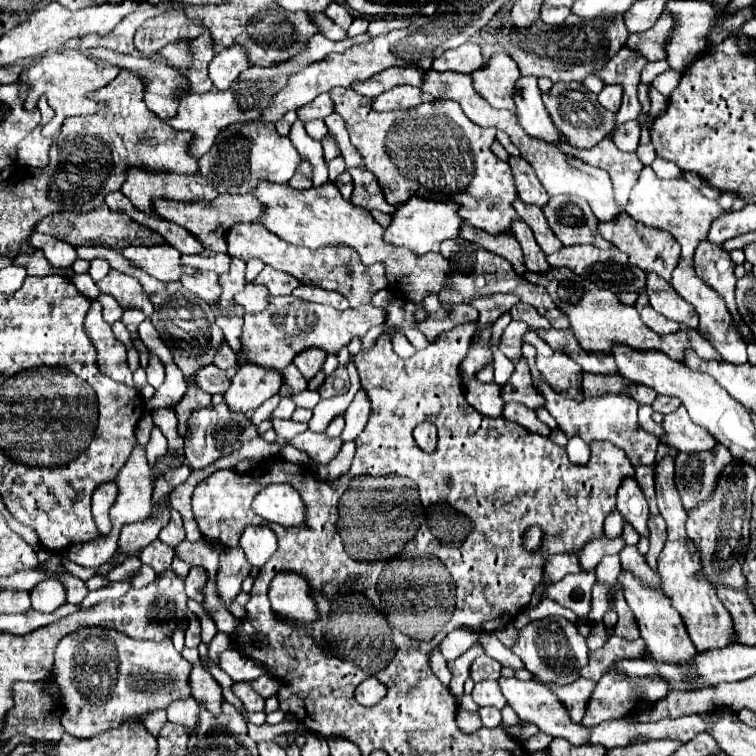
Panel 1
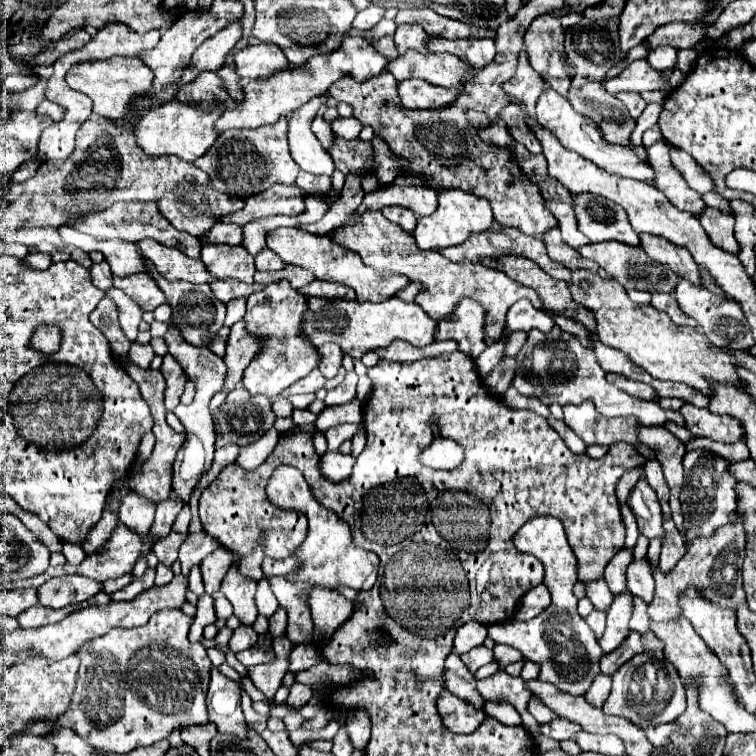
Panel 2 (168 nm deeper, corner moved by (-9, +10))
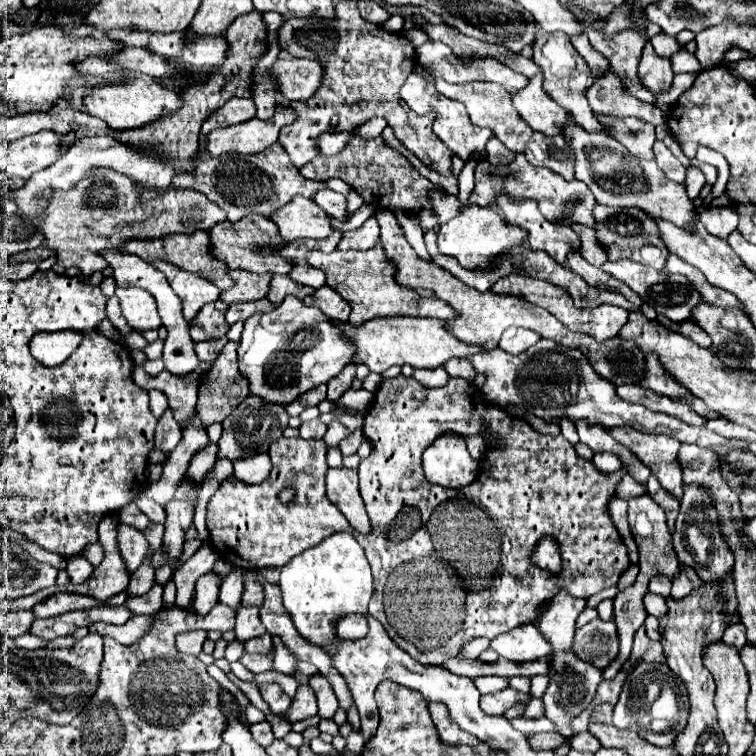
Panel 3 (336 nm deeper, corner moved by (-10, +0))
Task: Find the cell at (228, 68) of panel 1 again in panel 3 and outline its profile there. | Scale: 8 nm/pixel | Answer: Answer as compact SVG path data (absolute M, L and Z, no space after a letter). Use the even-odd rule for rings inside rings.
M284 57L274 65L272 75L276 77L280 93L286 99L306 101L322 83L324 63L320 59Z

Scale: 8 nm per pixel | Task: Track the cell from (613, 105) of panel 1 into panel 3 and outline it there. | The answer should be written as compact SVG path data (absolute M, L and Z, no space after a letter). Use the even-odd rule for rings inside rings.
M650 43L644 45L644 53L638 65L638 73L640 73L640 81L654 93L662 93L668 91L674 79L674 71L672 71L672 61L670 59L660 59L660 55L656 55L654 47Z

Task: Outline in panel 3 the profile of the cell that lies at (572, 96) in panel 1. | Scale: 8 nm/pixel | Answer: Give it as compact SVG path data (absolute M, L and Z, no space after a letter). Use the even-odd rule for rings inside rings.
M598 115L600 121L608 123L608 133L620 141L634 157L638 159L654 159L654 125L642 123L640 119L612 119Z

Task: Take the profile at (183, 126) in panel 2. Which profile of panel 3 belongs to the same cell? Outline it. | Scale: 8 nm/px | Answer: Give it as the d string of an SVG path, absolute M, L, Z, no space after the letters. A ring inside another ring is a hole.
M110 135L104 137L86 137L78 143L74 143L66 155L62 155L54 165L50 165L44 171L38 171L32 175L32 179L26 181L24 187L16 189L8 197L16 201L18 209L24 215L44 215L48 207L48 195L52 189L72 189L80 179L86 179L94 169L112 169L122 175L128 175L140 191L144 189L158 189L158 187L168 187L170 179L174 177L174 169L168 161L156 159L156 157L142 157L136 151L132 151L128 145L122 145L114 141Z

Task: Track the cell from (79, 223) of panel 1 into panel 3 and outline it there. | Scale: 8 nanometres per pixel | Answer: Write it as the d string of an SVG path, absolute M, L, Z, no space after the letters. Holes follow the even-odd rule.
M196 231L192 235L166 235L164 239L154 239L154 241L140 241L140 239L132 239L124 245L126 253L134 253L140 255L144 261L156 261L156 259L164 259L184 271L202 275L204 279L208 279L210 283L214 283L220 291L228 291L228 287L232 287L232 279L228 275L228 265L220 263L220 259L216 259L214 255L210 255L210 239L208 239L208 231Z

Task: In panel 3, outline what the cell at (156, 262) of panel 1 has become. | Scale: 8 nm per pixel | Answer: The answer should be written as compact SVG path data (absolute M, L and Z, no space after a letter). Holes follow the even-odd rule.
M154 261L154 267L166 275L170 287L182 299L186 321L192 321L198 315L200 307L204 307L206 303L214 303L220 297L220 289L200 275L182 271L180 267L166 261Z

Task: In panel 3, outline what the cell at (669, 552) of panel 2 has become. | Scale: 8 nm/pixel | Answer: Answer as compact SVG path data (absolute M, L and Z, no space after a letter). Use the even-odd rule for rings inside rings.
M682 565L680 575L676 575L672 579L672 583L674 583L672 585L672 597L674 599L682 599L682 597L690 595L696 587L704 585L704 581L696 575L696 571L692 571L692 567L684 567L684 565Z

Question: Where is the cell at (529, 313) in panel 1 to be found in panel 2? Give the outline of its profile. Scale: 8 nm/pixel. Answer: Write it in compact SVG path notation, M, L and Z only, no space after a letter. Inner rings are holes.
M519 299L507 311L505 331L507 333L513 333L513 331L531 331L531 329L549 331L553 325L555 325L555 321L553 321L553 317L547 311L539 311L539 309L531 307L531 301L527 301L527 299Z

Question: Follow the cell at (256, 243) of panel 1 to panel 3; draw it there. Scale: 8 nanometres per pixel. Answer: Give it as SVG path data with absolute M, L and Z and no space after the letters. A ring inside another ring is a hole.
M380 241L368 251L361 252L361 257L354 261L348 261L348 257L342 251L336 249L330 255L322 251L310 251L308 263L312 267L320 267L328 275L328 285L334 287L352 307L349 322L353 325L361 325L368 319L376 317L388 317L388 315L408 315L408 317L436 317L436 319L454 319L456 311L444 303L442 299L426 299L420 297L414 289L402 287L396 283L396 265L384 255L384 249L380 247Z

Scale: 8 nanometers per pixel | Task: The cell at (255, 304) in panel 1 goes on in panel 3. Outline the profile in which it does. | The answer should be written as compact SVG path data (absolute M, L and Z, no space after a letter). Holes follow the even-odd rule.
M288 295L284 303L278 305L272 313L256 313L244 323L244 333L238 347L238 367L240 373L248 379L252 395L258 395L268 403L288 405L302 393L336 377L344 365L354 363L354 355L356 345L318 307L308 307L298 297Z

